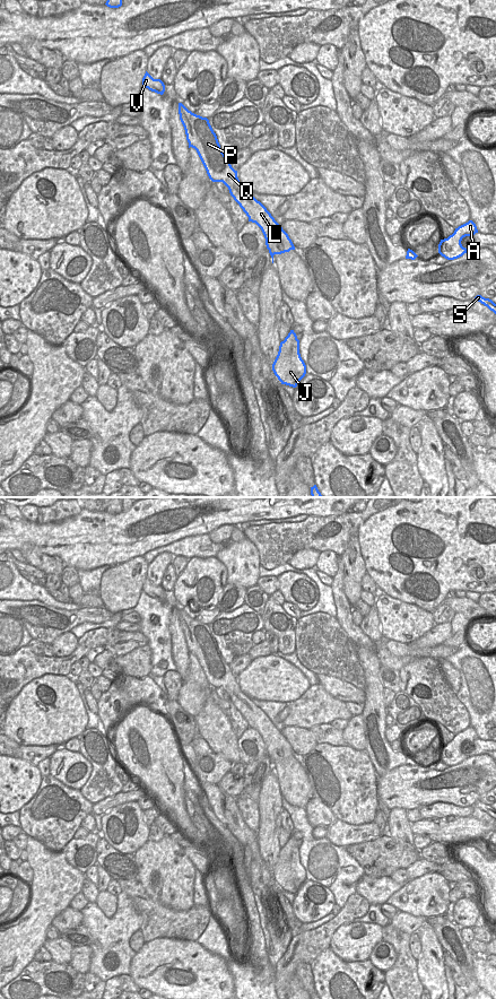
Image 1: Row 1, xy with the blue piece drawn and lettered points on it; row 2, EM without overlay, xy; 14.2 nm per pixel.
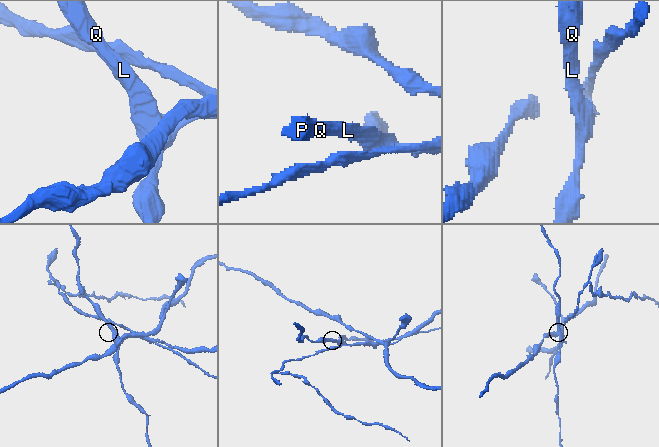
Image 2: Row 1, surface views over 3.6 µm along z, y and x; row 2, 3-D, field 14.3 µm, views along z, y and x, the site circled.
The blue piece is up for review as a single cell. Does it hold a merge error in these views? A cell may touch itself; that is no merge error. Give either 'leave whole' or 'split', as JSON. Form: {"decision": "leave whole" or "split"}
{"decision": "split"}

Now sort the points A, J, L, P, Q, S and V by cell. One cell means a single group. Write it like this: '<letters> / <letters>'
A / J L P Q S V

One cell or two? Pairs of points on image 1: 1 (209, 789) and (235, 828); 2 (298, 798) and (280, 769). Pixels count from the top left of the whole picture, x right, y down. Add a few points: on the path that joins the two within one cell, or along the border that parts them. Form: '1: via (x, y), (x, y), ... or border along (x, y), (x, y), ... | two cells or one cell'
1: via (217, 799), (223, 810), (231, 818) | one cell
2: via (297, 791), (294, 782), (287, 775) | one cell

